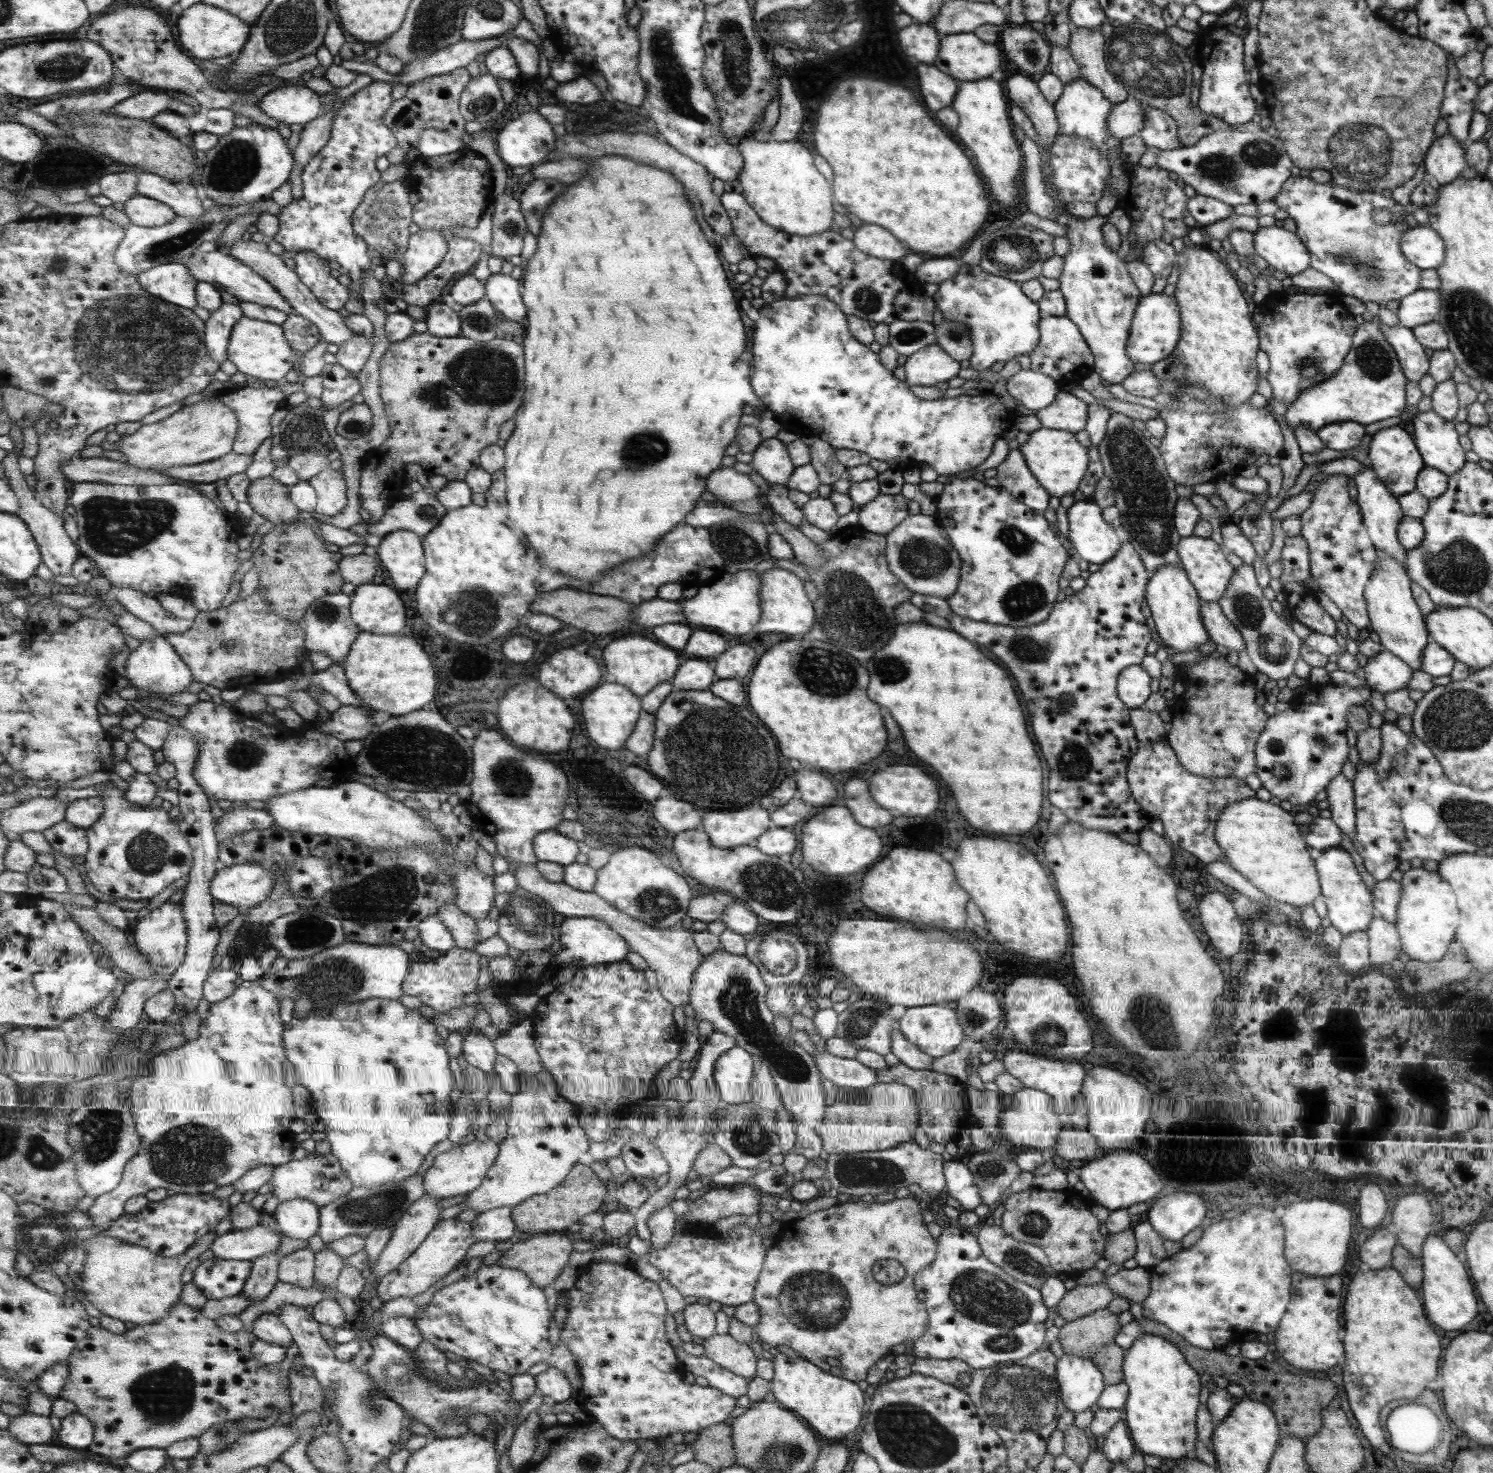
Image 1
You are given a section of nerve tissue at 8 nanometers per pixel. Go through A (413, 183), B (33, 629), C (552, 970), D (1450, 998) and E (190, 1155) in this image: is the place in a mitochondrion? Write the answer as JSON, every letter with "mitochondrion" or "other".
{"A":"other","B":"other","C":"other","D":"other","E":"mitochondrion"}

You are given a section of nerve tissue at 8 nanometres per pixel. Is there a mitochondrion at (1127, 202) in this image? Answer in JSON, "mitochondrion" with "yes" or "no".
{"mitochondrion":"no"}

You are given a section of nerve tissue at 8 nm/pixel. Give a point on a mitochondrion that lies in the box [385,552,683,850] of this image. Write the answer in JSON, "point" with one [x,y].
{"point":[473,608]}

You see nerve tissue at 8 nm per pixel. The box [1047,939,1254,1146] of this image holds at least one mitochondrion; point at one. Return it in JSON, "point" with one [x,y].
{"point":[1148,1011]}

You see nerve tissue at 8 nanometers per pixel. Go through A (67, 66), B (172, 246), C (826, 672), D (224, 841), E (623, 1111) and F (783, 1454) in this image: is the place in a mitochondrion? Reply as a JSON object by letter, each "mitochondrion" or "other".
{"A":"mitochondrion","B":"mitochondrion","C":"mitochondrion","D":"other","E":"other","F":"mitochondrion"}

